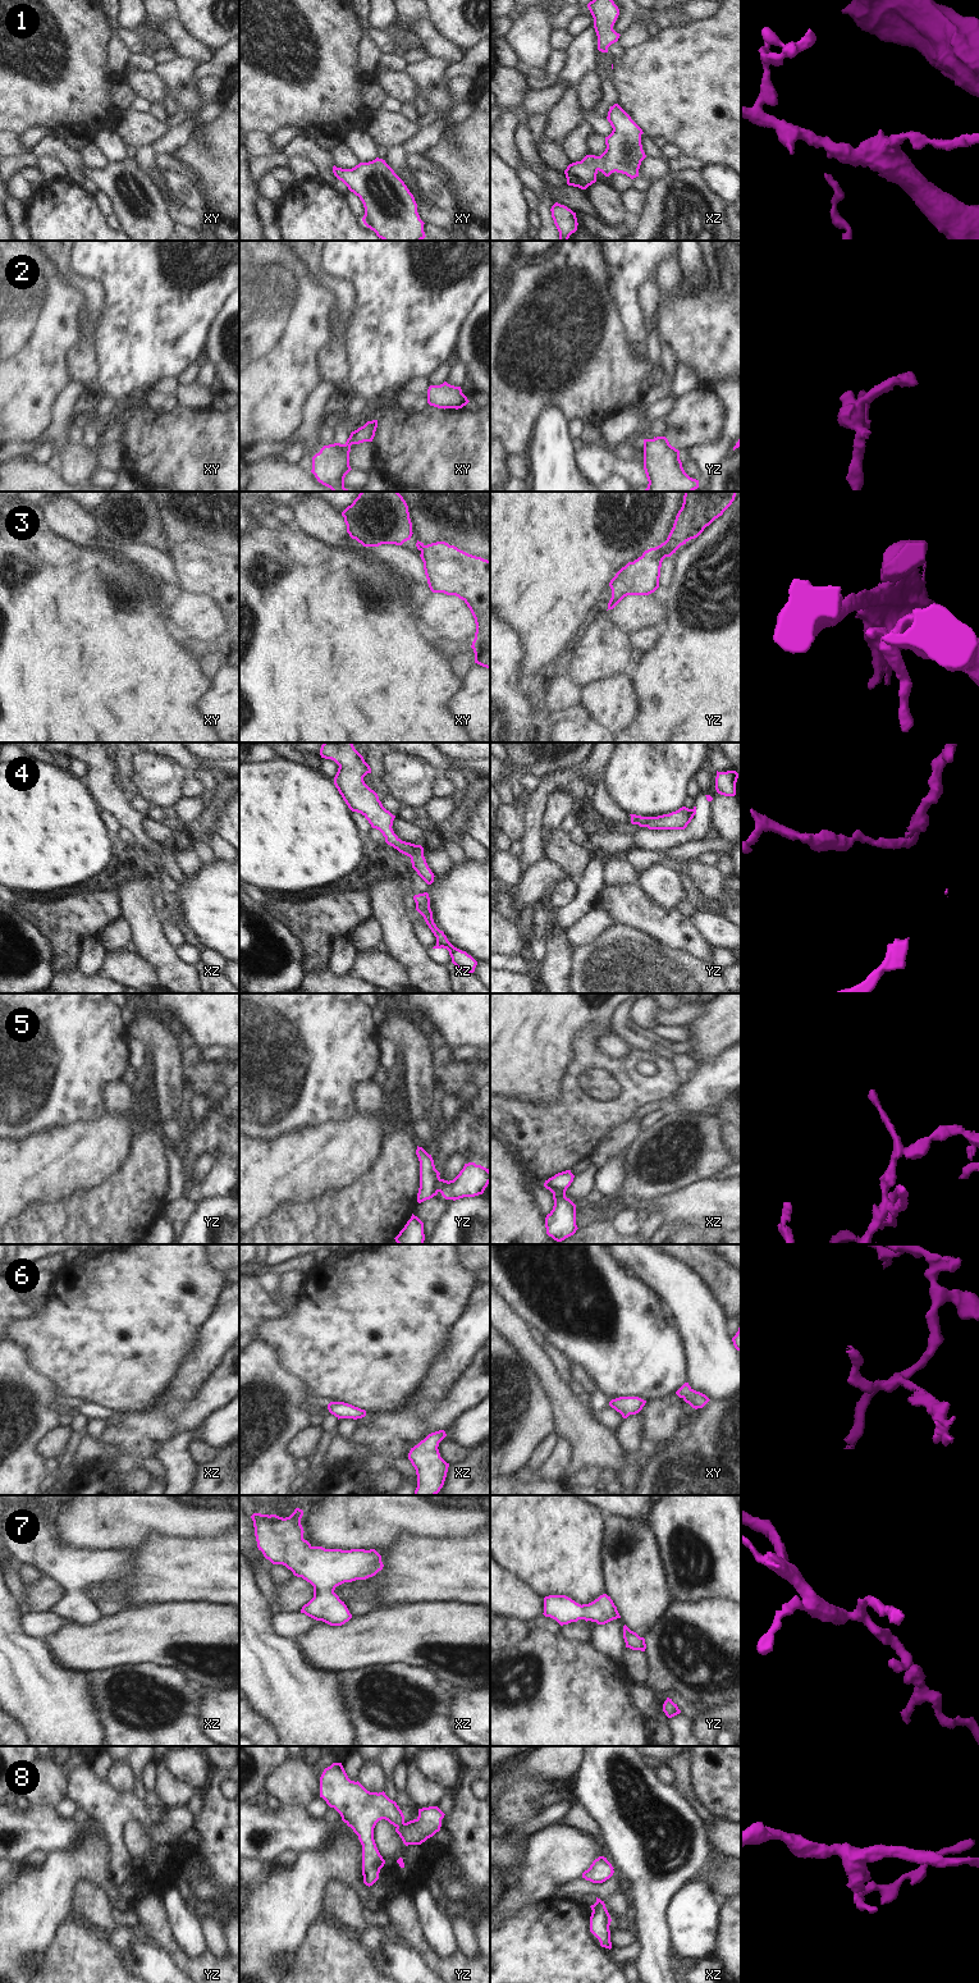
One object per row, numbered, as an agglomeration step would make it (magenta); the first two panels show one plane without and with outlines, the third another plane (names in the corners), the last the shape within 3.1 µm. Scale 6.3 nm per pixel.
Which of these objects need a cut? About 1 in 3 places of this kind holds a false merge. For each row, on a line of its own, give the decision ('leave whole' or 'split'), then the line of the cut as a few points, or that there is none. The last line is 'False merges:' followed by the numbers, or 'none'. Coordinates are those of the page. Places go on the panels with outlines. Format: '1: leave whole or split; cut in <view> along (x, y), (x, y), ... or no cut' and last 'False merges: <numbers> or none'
1: leave whole; no cut
2: leave whole; no cut
3: split; cut in yz along (659, 545), (668, 556)
4: split; cut in yz along (692, 809), (694, 814)
5: split; cut in yz along (439, 1178), (438, 1191)
6: leave whole; no cut
7: leave whole; no cut
8: split; cut in yz along (405, 1823), (397, 1827)
False merges: 3, 4, 5, 8

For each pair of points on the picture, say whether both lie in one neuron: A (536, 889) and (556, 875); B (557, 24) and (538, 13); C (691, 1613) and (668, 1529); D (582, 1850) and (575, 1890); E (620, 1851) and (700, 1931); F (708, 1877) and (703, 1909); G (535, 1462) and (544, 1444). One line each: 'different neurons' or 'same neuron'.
A: same neuron
B: different neurons
C: different neurons
D: different neurons
E: different neurons
F: different neurons
G: same neuron

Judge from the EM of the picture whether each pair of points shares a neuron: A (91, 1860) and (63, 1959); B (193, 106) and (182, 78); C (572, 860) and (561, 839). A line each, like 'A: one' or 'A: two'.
A: two
B: one
C: one

